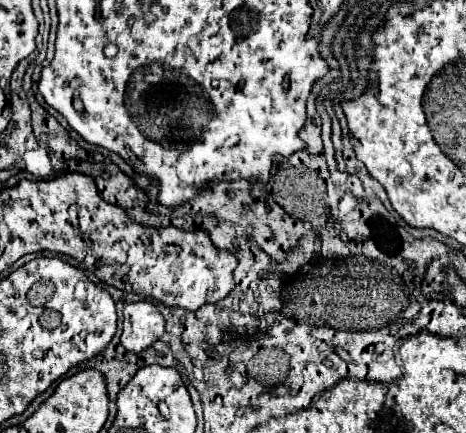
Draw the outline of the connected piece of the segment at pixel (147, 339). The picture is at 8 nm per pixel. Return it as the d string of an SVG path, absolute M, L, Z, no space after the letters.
M152 301L128 303L124 307L122 345L132 353L140 353L160 339L164 325L166 321Z

